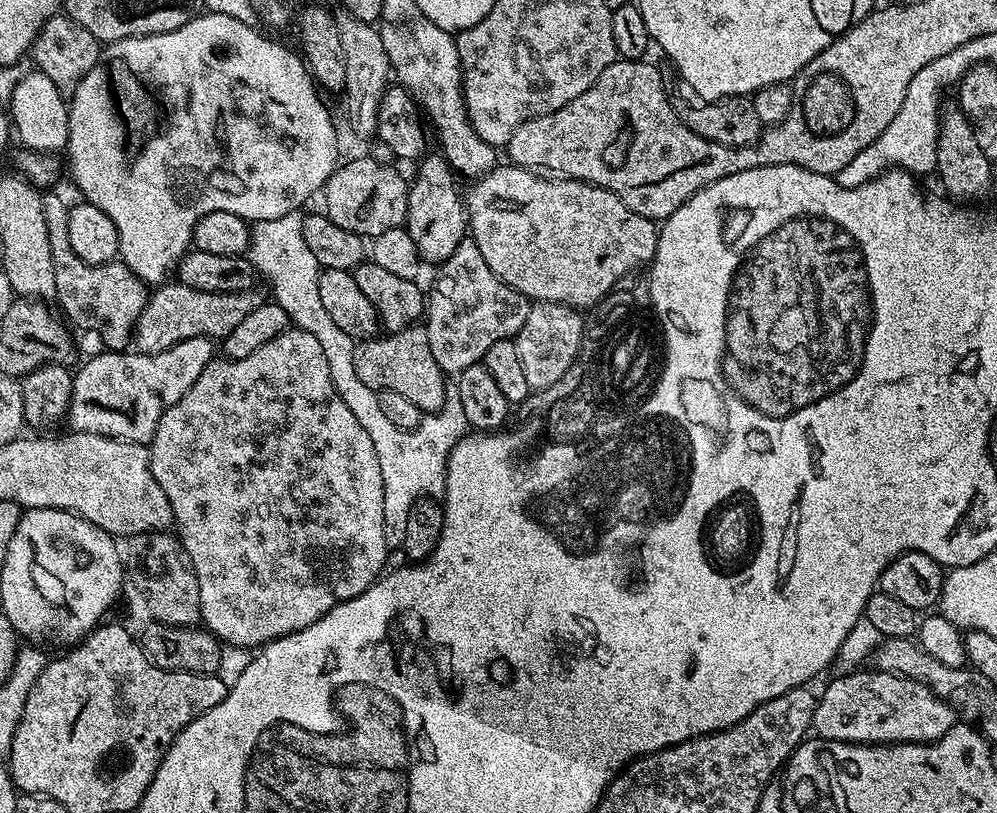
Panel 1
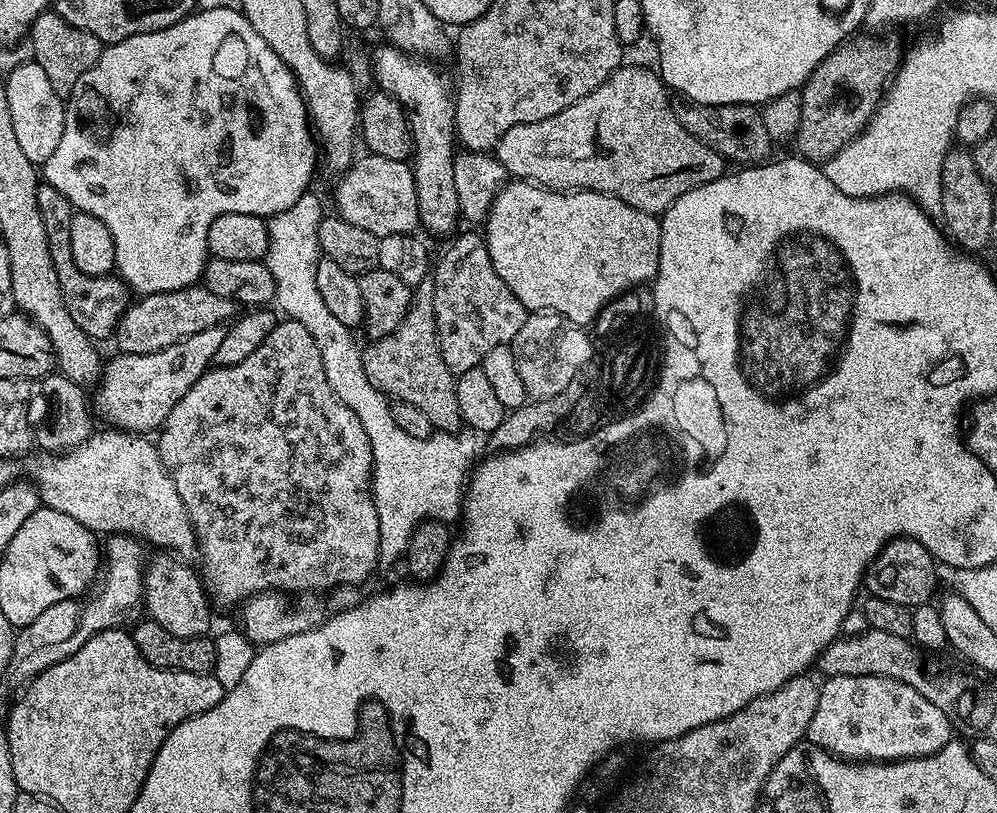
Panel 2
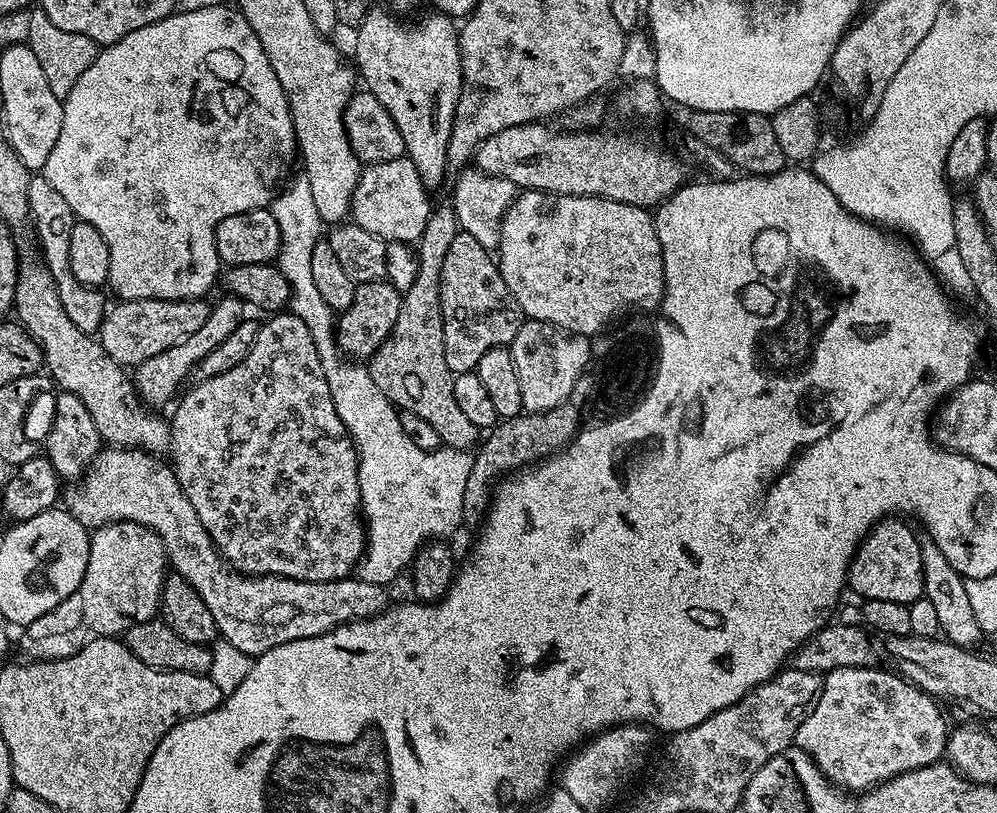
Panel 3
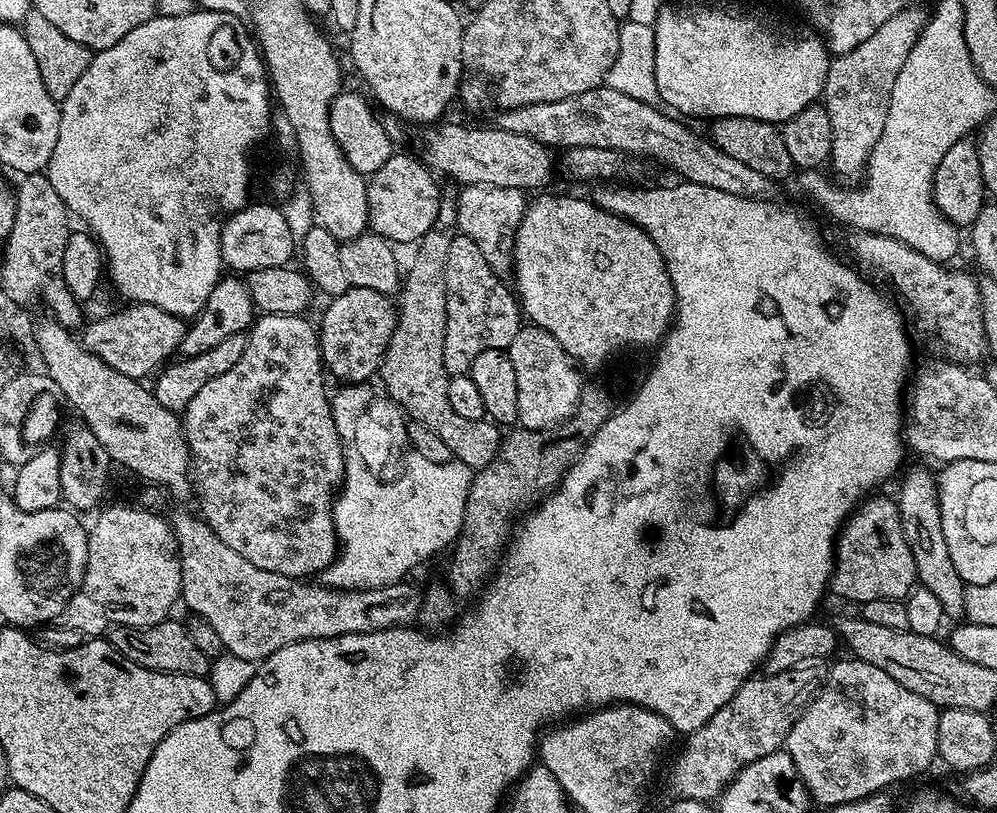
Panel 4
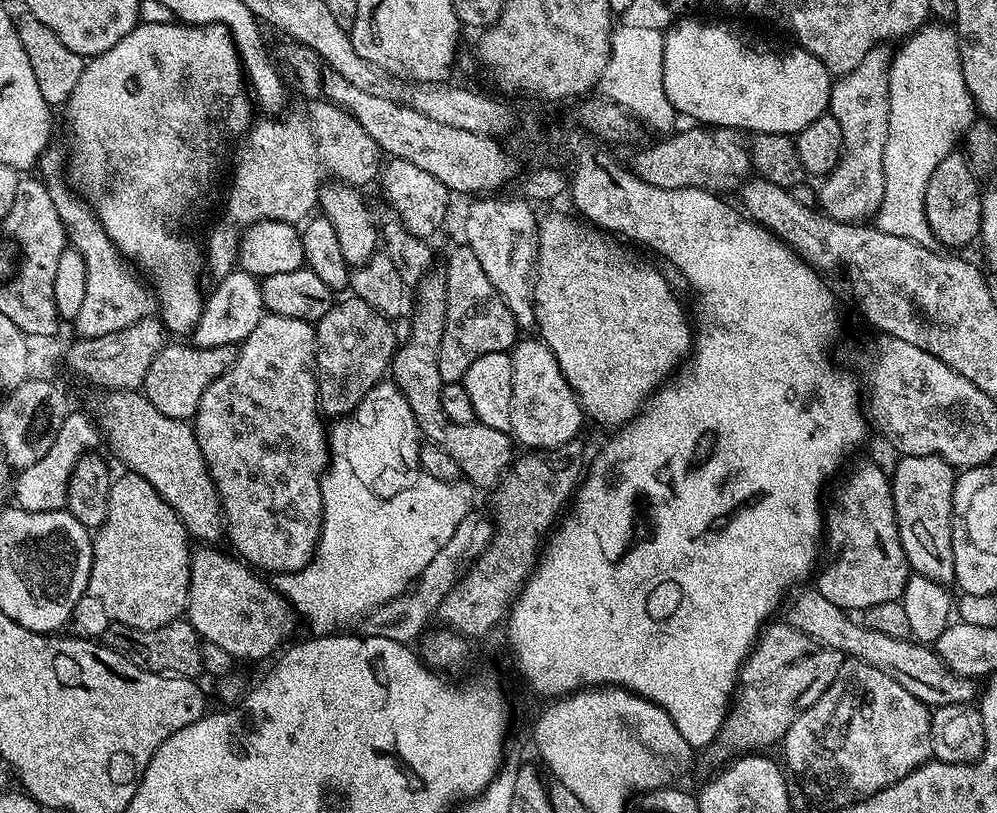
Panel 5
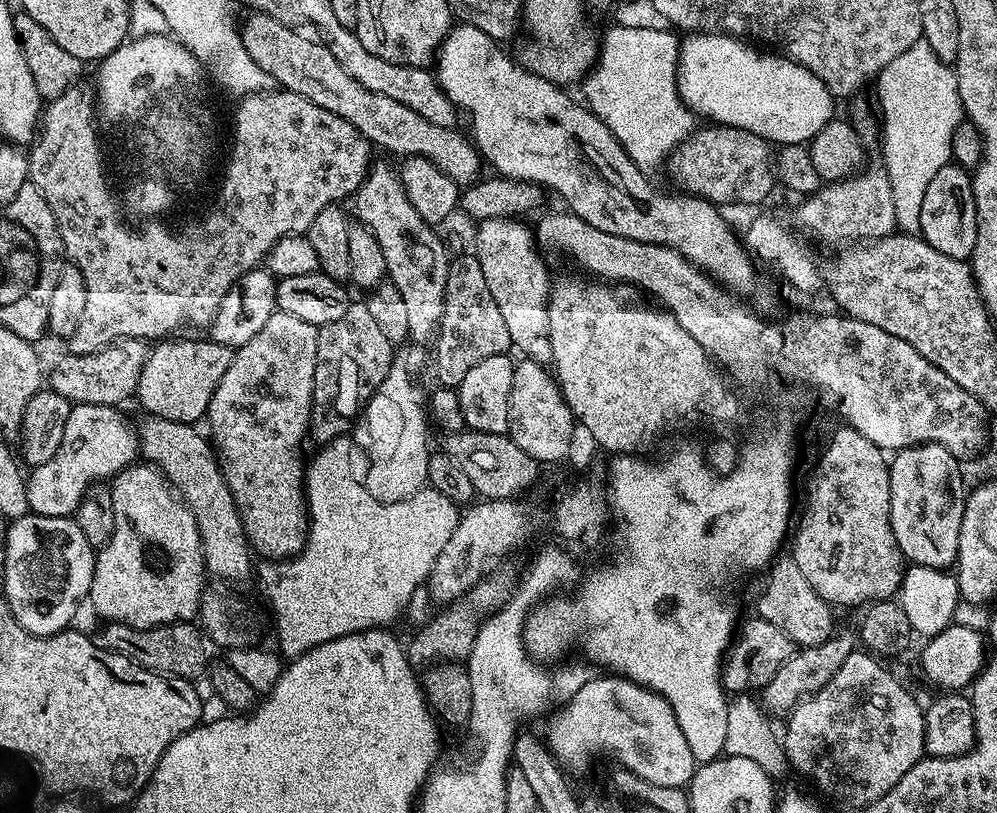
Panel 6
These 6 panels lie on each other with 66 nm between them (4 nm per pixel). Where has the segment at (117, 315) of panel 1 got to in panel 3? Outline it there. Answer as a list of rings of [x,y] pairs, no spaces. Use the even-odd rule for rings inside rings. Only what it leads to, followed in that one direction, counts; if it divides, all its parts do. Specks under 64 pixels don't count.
[[[43,174],[32,176],[30,182],[31,225],[36,233],[38,251],[45,266],[50,270],[54,282],[58,286],[58,294],[62,298],[62,306],[66,306],[66,314],[70,314],[70,322],[78,326],[78,330],[89,334],[100,331],[100,323],[106,315],[103,291],[87,288],[78,278],[74,278],[74,270],[70,270],[70,230],[76,224],[77,218],[66,203],[66,198],[46,182]]]

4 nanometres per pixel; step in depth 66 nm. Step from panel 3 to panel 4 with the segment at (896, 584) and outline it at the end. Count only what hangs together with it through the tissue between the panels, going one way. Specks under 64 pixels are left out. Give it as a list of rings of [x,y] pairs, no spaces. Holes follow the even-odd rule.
[[[872,494],[861,499],[840,530],[830,588],[840,595],[841,601],[852,600],[858,605],[874,602],[874,598],[905,601],[917,587],[914,554],[910,554],[910,546],[906,546],[902,534],[899,503],[893,497],[891,500],[880,495]]]

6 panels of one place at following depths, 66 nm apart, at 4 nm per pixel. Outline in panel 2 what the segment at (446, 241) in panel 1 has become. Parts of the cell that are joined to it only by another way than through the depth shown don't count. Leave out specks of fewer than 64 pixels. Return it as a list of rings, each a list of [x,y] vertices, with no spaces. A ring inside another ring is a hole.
[[[387,42],[381,45],[370,56],[372,75],[379,91],[393,96],[408,119],[408,129],[412,135],[410,167],[414,174],[414,186],[418,190],[419,227],[425,228],[432,236],[451,237],[457,231],[456,220],[461,219],[461,214],[458,192],[454,190],[454,160],[458,141],[454,92],[449,77],[447,80],[432,65],[435,63],[427,59],[410,56]]]

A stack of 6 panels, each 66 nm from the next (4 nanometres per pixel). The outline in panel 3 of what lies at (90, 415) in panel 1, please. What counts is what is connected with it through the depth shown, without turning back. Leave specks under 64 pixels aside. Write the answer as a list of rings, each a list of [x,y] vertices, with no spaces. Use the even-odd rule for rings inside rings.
[[[227,294],[221,296],[221,300],[217,304],[211,305],[206,323],[195,334],[190,334],[190,338],[186,342],[182,342],[178,346],[170,346],[170,350],[162,350],[162,354],[154,354],[154,358],[146,358],[146,362],[135,369],[134,387],[143,403],[149,406],[168,403],[171,405],[174,397],[181,391],[180,383],[188,375],[191,377],[202,362],[202,358],[206,358],[206,354],[210,354],[210,350],[214,350],[214,346],[220,345],[244,321],[246,318],[244,301]]]

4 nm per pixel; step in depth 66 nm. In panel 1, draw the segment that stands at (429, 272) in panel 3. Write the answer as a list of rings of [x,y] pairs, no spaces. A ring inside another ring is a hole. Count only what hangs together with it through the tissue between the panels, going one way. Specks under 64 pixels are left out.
[[[413,326],[404,328],[400,332],[361,339],[354,350],[354,371],[358,374],[358,378],[362,378],[362,382],[366,382],[366,386],[370,386],[376,393],[394,390],[394,394],[403,394],[406,398],[410,398],[410,402],[419,406],[421,413],[435,414],[443,409],[446,373],[440,369],[438,362],[434,362],[427,327]]]

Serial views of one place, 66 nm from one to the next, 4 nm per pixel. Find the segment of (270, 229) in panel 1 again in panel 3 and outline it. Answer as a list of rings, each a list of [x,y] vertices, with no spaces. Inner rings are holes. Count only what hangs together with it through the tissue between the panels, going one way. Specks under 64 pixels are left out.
[[[296,174],[296,177],[294,176],[295,175],[291,177],[291,180],[293,179],[292,185],[290,185],[288,189],[285,187],[282,191],[279,191],[270,205],[270,211],[274,214],[274,222],[278,222],[278,234],[280,235],[278,266],[282,270],[282,274],[286,274],[286,282],[290,282],[292,297],[288,299],[288,308],[292,315],[302,318],[302,322],[306,322],[306,330],[310,330],[310,338],[314,338],[314,350],[318,350],[318,362],[322,362],[322,374],[326,374],[326,386],[330,386],[330,398],[334,398],[334,410],[338,410],[342,422],[348,427],[348,435],[351,436],[352,441],[356,443],[356,455],[360,457],[360,511],[366,525],[366,543],[364,546],[364,554],[361,556],[358,565],[359,579],[388,586],[391,585],[391,580],[394,579],[403,568],[405,571],[405,569],[411,565],[416,552],[419,551],[424,544],[429,541],[439,541],[441,538],[448,538],[448,535],[450,535],[456,527],[461,527],[463,521],[463,499],[465,497],[466,482],[469,481],[470,477],[473,453],[463,448],[446,448],[443,446],[437,448],[434,452],[427,452],[426,450],[421,450],[418,446],[414,446],[414,442],[410,442],[410,438],[406,438],[406,430],[402,430],[402,426],[400,425],[400,412],[396,405],[391,404],[390,401],[388,401],[386,394],[382,394],[382,390],[378,390],[378,386],[374,386],[374,378],[370,378],[367,367],[365,367],[363,363],[345,356],[342,349],[338,346],[338,342],[336,341],[337,313],[333,312],[330,306],[326,306],[326,301],[322,298],[318,286],[314,286],[314,277],[312,277],[310,267],[310,257],[314,254],[314,246],[322,238],[322,232],[320,232],[320,228],[322,229],[322,221],[318,214],[318,209],[316,209],[312,192],[310,191],[310,182],[302,174]]]

